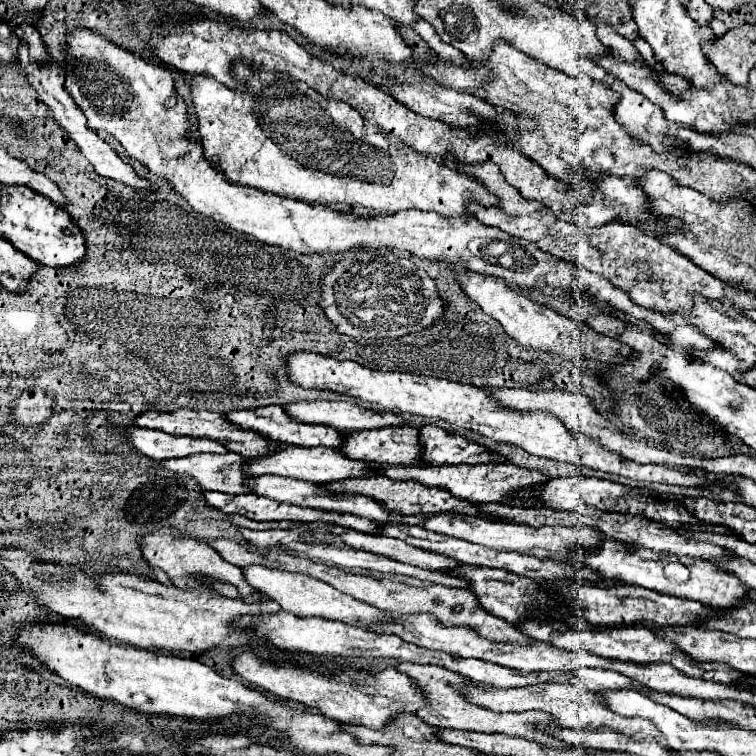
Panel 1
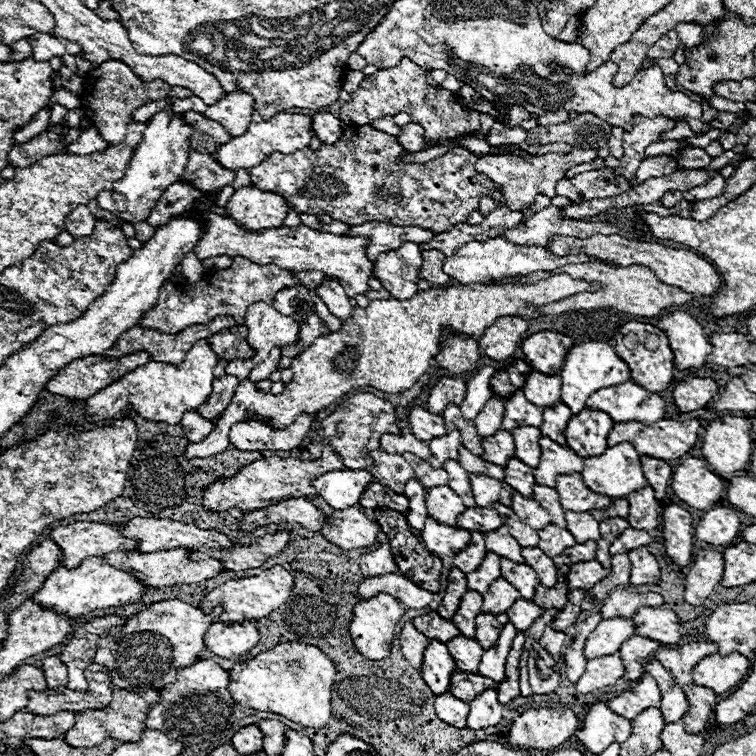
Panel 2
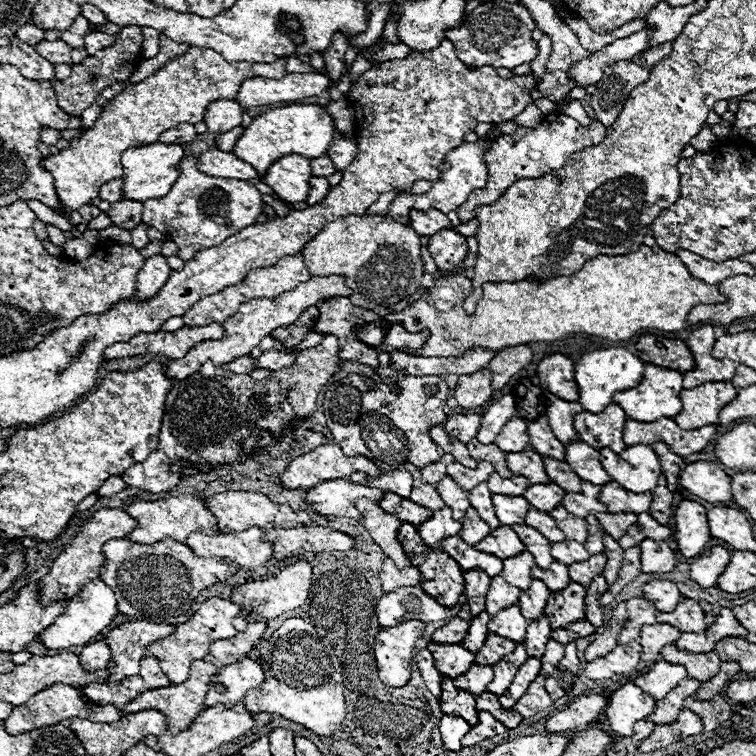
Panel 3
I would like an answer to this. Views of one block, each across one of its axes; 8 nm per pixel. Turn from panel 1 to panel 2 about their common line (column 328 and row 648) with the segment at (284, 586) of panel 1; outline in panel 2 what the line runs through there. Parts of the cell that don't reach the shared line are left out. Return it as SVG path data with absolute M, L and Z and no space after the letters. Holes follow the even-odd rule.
M610 618L602 620L596 630L588 636L584 654L588 660L598 656L608 656L620 650L622 642L634 636L634 622L632 618Z

